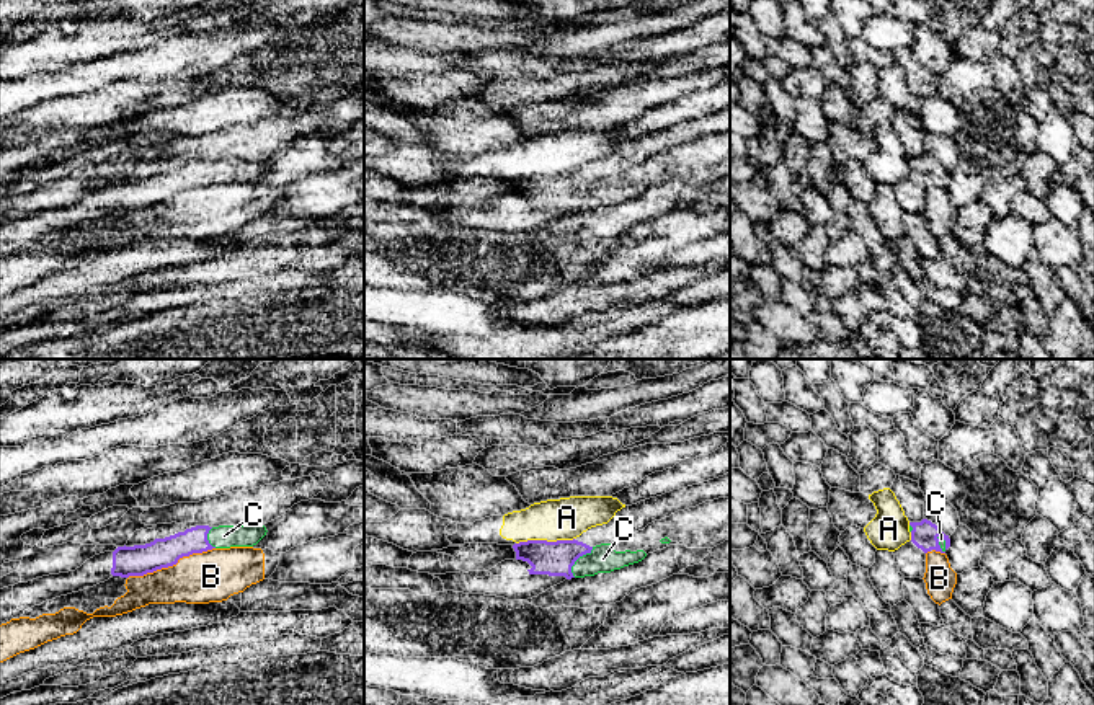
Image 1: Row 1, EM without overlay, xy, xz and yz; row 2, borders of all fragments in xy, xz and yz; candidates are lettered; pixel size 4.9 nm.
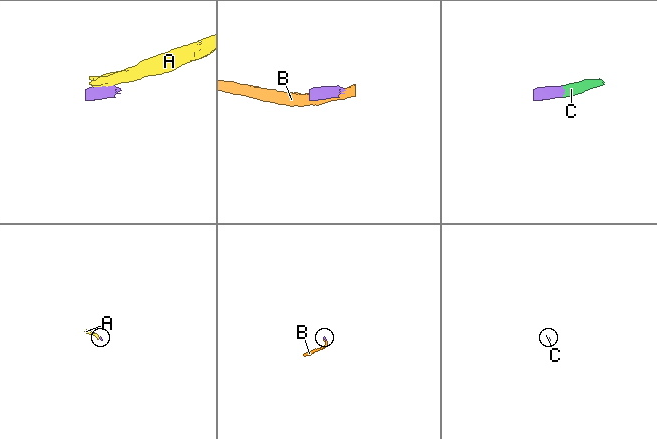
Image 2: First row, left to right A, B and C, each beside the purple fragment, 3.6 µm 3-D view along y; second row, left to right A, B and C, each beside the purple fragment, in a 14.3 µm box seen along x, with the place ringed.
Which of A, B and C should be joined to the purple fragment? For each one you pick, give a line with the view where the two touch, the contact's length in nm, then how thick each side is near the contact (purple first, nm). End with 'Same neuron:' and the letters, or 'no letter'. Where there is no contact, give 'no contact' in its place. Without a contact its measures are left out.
C: xz | 180 nm | 180/140 nm
Same neuron: C

